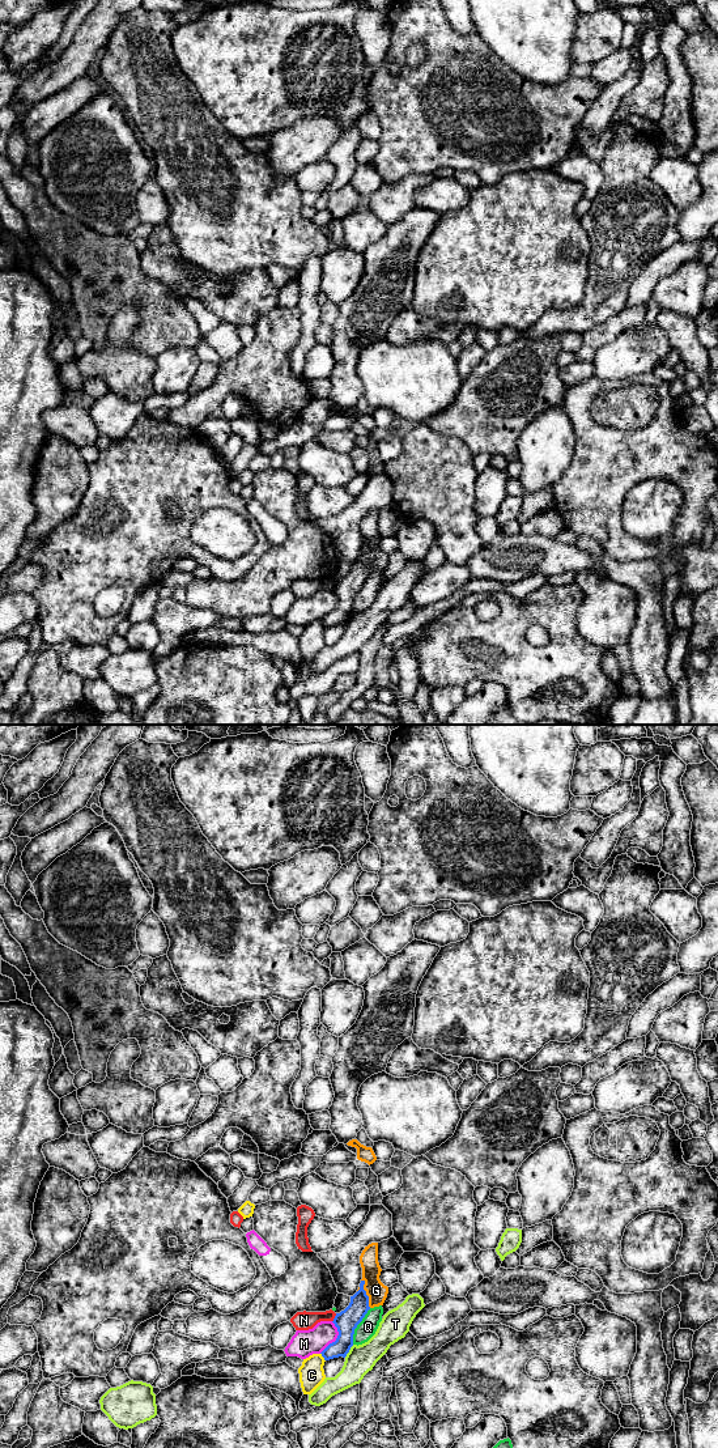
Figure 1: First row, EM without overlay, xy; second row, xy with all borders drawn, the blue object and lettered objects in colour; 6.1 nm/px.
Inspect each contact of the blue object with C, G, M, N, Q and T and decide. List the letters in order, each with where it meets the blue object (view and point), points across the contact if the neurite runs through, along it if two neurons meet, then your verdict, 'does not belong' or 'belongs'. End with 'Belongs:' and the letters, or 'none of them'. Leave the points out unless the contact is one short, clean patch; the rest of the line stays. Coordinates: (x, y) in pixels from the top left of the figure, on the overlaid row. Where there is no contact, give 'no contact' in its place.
C: xy (322, 1355) | does not belong
G: xy (365, 1294) | does not belong
M: xy (336, 1338) | along xy (332, 1321), (338, 1337), (319, 1353) | does not belong
N: xy (335, 1317) | along xy (336, 1313), (332, 1321) | does not belong
Q: xy (356, 1327) | does not belong
T: xy (348, 1351) | does not belong
Belongs: none of them

